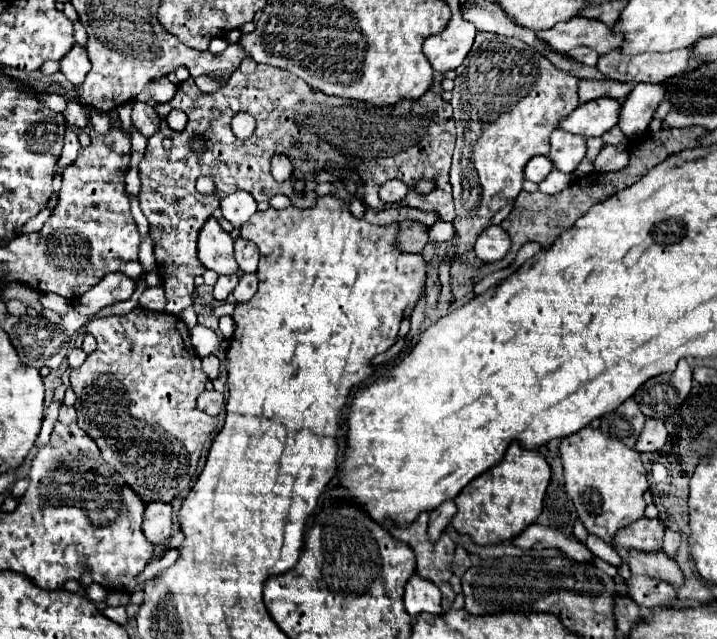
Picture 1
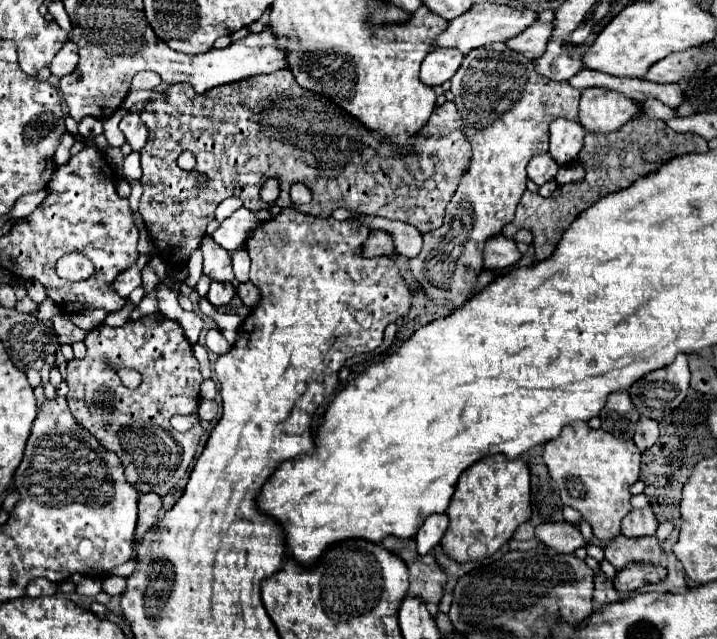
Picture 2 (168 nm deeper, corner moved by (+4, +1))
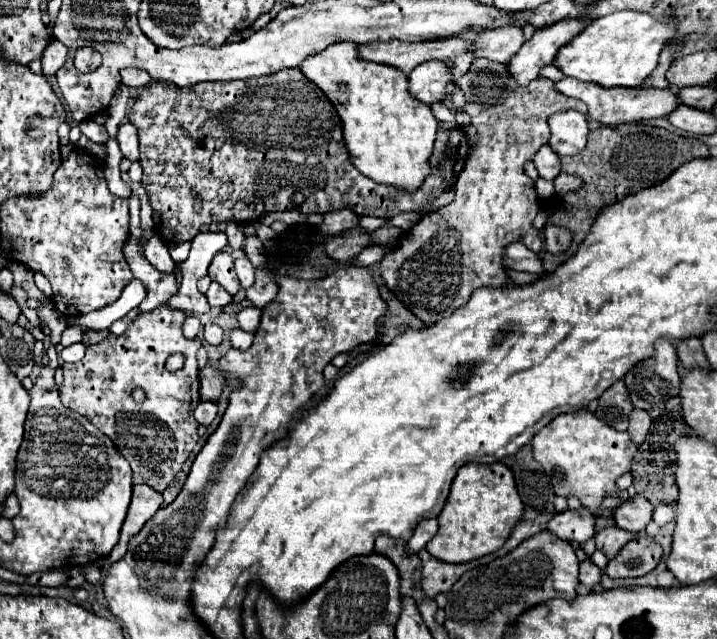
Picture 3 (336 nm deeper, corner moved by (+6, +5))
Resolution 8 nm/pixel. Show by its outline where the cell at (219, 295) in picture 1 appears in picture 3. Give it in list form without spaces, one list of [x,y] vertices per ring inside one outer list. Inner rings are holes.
[[[211,283],[209,291],[205,295],[207,295],[207,301],[209,301],[211,307],[225,307],[233,301],[229,297],[229,293],[225,293],[225,289],[221,289],[221,285],[217,285],[217,283]]]

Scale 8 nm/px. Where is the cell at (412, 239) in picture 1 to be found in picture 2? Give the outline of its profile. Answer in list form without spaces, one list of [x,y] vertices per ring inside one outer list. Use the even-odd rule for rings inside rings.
[[[371,231],[369,239],[363,247],[363,255],[367,257],[375,257],[375,255],[395,255],[395,245],[393,245],[393,237],[385,231]]]

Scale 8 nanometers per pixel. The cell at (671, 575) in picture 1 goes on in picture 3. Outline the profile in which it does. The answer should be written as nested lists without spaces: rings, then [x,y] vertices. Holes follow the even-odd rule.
[[[605,527],[605,529],[601,529],[601,531],[595,535],[595,543],[597,543],[597,549],[607,555],[607,559],[613,559],[613,557],[619,553],[619,549],[621,549],[627,541],[631,541],[633,537],[637,537],[637,535],[633,535],[633,533],[625,531],[625,529]]]

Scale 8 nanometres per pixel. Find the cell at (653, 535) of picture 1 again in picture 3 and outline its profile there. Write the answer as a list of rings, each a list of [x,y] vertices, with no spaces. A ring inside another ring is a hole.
[[[643,495],[627,499],[625,503],[621,503],[621,507],[613,511],[615,525],[631,533],[641,533],[651,521],[651,517],[653,517],[653,505]]]

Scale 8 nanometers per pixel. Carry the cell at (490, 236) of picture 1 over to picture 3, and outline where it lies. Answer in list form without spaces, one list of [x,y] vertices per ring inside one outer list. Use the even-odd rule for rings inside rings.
[[[511,243],[505,251],[505,267],[515,271],[527,271],[535,275],[543,275],[543,263],[537,253],[529,251],[523,243]]]

